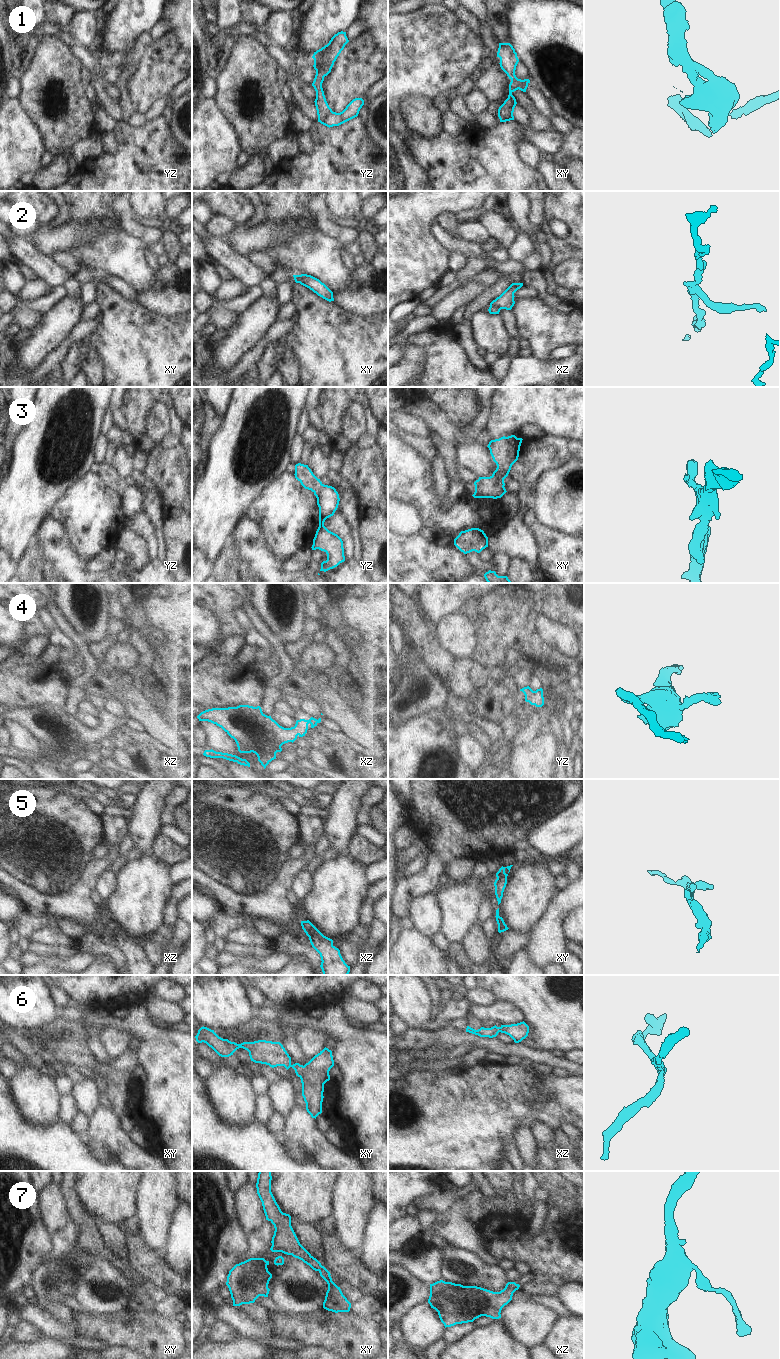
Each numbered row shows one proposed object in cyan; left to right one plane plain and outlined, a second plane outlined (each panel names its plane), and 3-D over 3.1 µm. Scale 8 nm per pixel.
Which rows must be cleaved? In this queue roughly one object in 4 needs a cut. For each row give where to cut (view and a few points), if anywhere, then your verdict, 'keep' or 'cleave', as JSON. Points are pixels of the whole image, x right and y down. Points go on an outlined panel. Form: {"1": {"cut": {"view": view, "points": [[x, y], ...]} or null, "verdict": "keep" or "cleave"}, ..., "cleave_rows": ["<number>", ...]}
{"1": {"cut": null, "verdict": "keep"}, "2": {"cut": {"view": "xz", "points": [[490, 305], [500, 309]]}, "verdict": "cleave"}, "3": {"cut": null, "verdict": "keep"}, "4": {"cut": null, "verdict": "keep"}, "5": {"cut": null, "verdict": "keep"}, "6": {"cut": null, "verdict": "keep"}, "7": {"cut": null, "verdict": "keep"}, "cleave_rows": ["2"]}

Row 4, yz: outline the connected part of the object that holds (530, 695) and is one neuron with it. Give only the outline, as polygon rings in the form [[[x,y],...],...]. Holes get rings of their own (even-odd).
[[[529,686],[520,689],[525,695],[525,701],[536,707],[542,707],[544,705],[543,689],[537,689],[533,691]]]

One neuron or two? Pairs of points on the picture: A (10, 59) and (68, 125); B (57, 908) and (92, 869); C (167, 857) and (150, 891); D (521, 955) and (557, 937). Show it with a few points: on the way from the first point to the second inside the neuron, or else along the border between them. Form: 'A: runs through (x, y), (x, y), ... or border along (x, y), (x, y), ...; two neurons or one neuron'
A: border along (19, 60), (15, 70); two neurons
B: runs through (67, 900), (87, 879); one neuron
C: border along (151, 855), (169, 866); two neurons
D: border along (524, 948), (529, 958), (536, 964); two neurons

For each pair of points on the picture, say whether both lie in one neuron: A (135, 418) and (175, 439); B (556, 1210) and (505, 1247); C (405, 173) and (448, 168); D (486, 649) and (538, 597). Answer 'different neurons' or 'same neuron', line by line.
A: same neuron
B: same neuron
C: different neurons
D: same neuron

